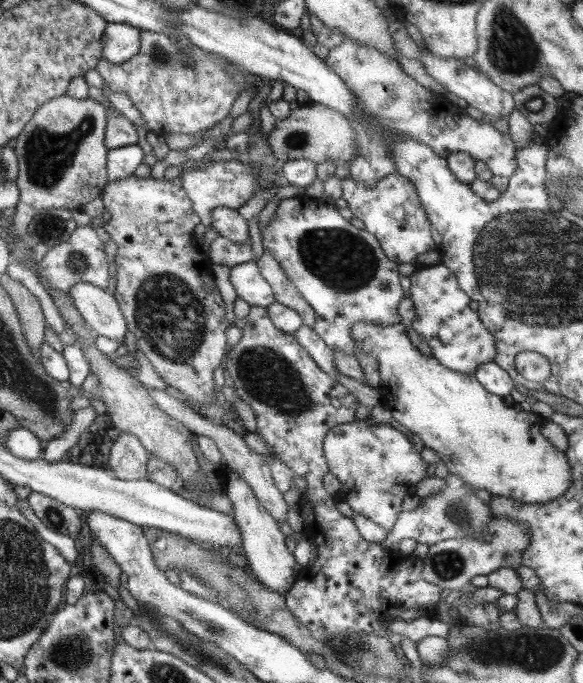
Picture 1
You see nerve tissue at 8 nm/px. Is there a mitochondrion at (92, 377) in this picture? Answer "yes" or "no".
no

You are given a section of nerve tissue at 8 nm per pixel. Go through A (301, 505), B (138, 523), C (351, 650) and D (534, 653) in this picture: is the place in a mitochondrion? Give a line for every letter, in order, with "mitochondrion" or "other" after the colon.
A: other
B: other
C: mitochondrion
D: mitochondrion

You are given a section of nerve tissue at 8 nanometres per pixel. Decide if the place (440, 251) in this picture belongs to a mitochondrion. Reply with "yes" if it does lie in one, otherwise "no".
no

